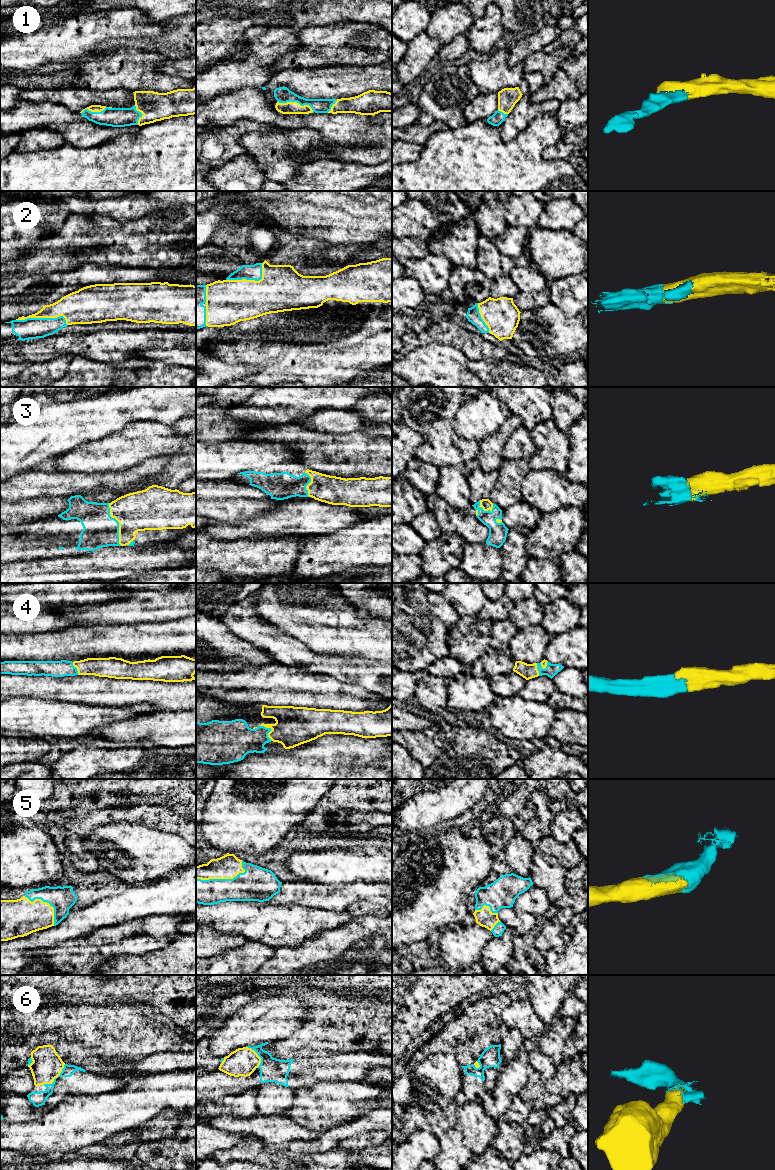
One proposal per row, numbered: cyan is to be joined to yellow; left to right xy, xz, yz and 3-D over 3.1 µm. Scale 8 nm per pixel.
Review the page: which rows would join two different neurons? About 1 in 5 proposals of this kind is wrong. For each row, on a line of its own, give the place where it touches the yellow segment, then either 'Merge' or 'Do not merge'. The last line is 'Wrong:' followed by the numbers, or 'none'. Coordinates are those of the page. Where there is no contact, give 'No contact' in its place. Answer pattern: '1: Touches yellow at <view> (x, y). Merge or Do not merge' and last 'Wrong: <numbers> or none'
1: Touches yellow at xz (296, 102). Merge
2: Touches yellow at xy (44, 317). Merge
3: Touches yellow at xy (119, 524). Merge
4: Touches yellow at xz (271, 728). Merge
5: Touches yellow at xz (220, 878). Merge
6: Touches yellow at xy (55, 1077). Merge
Wrong: none

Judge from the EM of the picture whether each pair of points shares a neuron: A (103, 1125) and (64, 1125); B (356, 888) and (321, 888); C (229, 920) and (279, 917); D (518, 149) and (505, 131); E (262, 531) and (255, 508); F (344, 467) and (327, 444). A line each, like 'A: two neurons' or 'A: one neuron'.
A: one neuron
B: one neuron
C: one neuron
D: two neurons
E: two neurons
F: one neuron

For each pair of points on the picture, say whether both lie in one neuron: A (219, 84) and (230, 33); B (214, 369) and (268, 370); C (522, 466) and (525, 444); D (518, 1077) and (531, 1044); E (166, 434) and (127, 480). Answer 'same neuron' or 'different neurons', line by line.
A: different neurons
B: different neurons
C: different neurons
D: same neuron
E: different neurons

